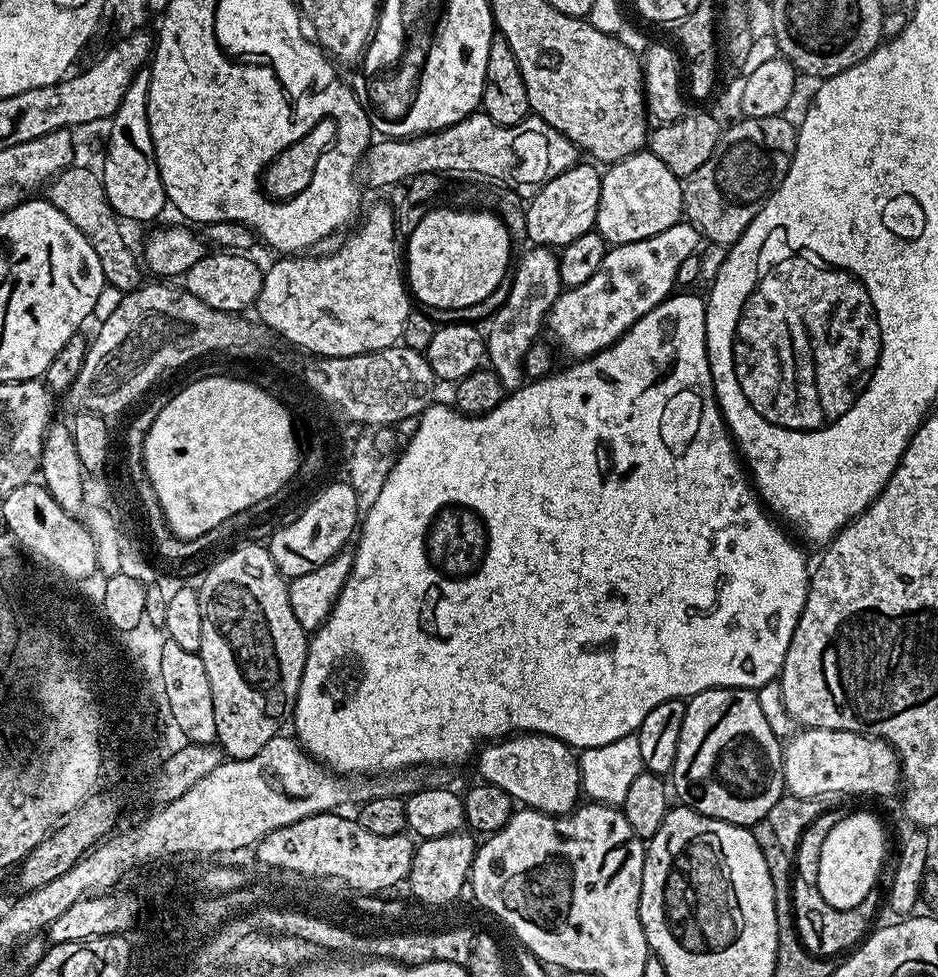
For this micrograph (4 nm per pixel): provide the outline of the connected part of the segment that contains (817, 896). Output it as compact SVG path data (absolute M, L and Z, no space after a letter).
M797 878L792 882L792 905L796 915L796 933L799 934L804 947L813 956L836 958L855 949L869 935L870 929L873 927L872 919L875 918L880 904L882 908L881 893L879 896L879 891L873 890L858 906L838 910L834 906L830 906L826 902L826 898L822 898L822 894L816 889L815 884Z

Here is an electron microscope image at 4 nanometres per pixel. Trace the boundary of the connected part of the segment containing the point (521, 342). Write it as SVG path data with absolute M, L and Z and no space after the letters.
M532 246L529 249L521 260L519 257L515 261L508 298L497 307L500 309L486 327L486 360L492 371L498 374L505 393L516 392L526 383L523 363L527 351L541 339L540 328L542 332L548 312L562 291L557 253L548 246Z

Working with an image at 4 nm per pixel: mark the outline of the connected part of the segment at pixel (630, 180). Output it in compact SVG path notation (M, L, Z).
M651 150L635 152L624 160L618 160L600 177L600 201L596 211L595 231L609 245L629 244L642 238L650 238L654 234L662 234L670 226L674 226L682 218L684 185L681 177L675 176L666 166L666 162L658 159Z

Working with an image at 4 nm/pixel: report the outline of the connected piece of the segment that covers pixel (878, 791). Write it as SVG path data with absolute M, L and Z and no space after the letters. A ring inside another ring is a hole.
M804 728L783 745L782 751L784 786L790 796L888 796L902 784L902 765L891 744L857 732Z

